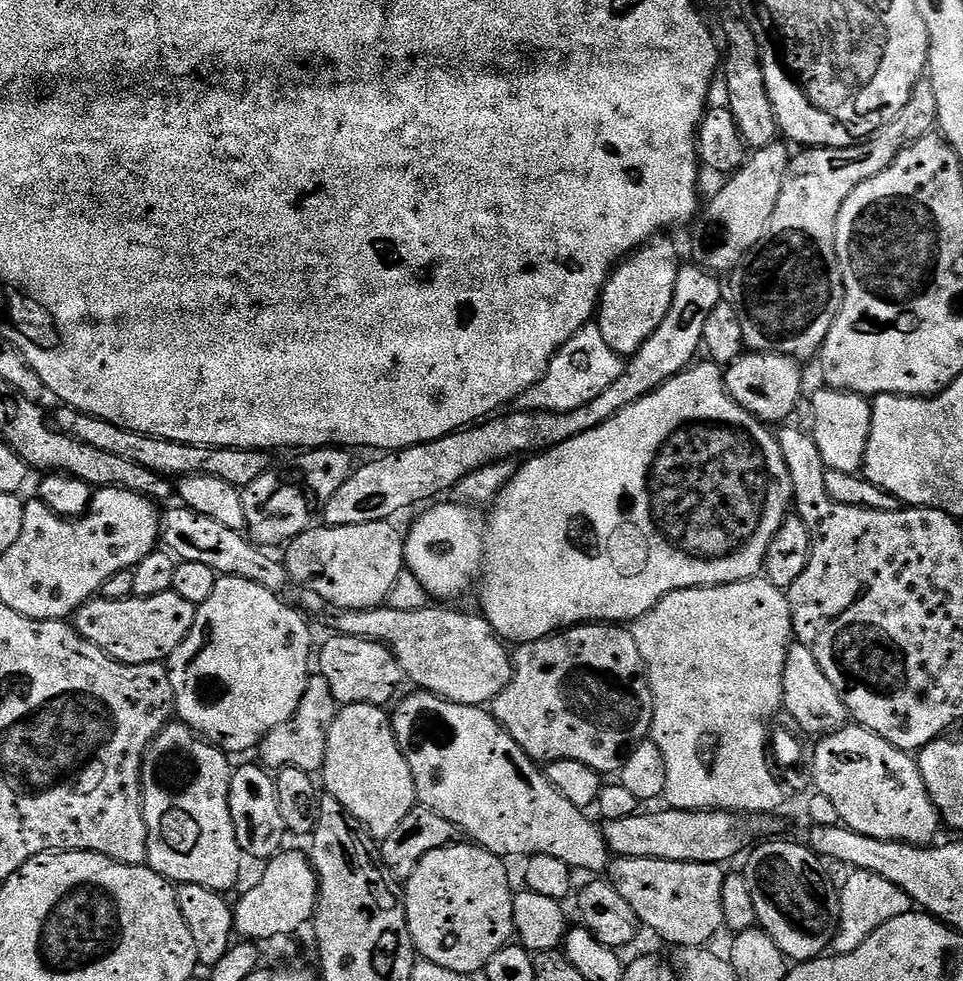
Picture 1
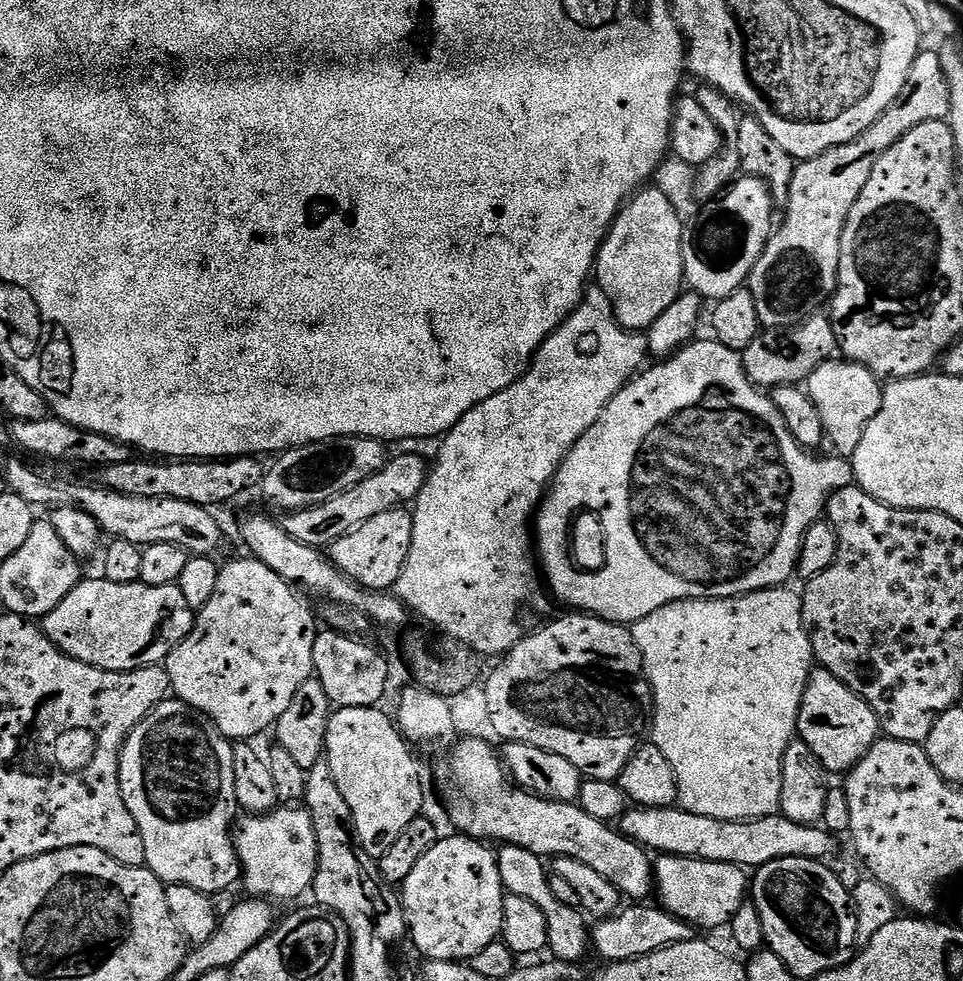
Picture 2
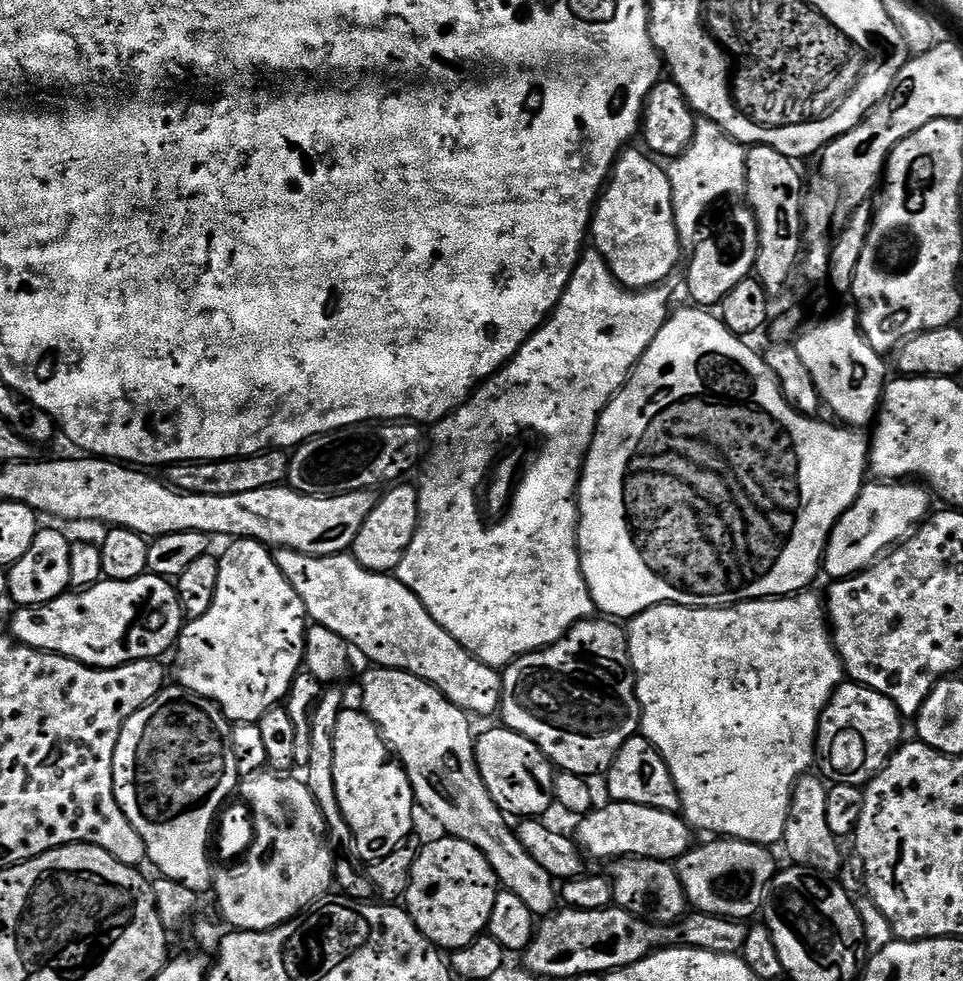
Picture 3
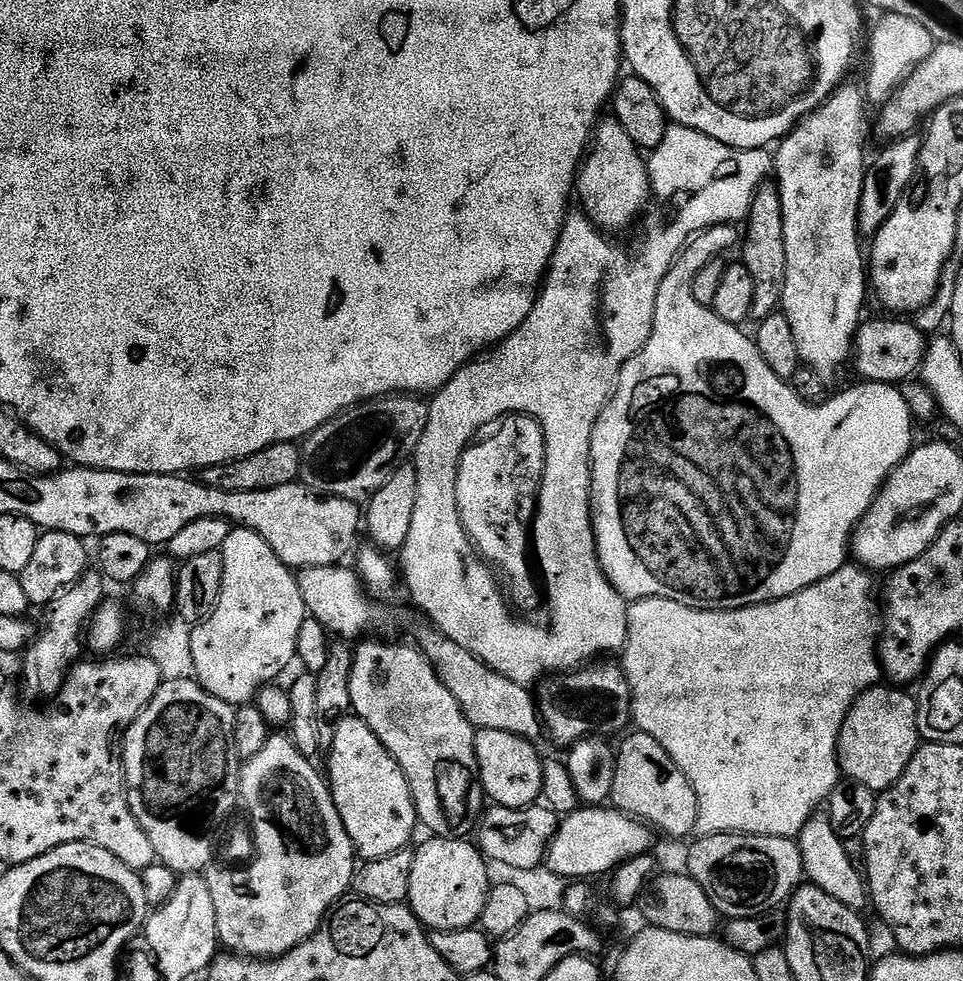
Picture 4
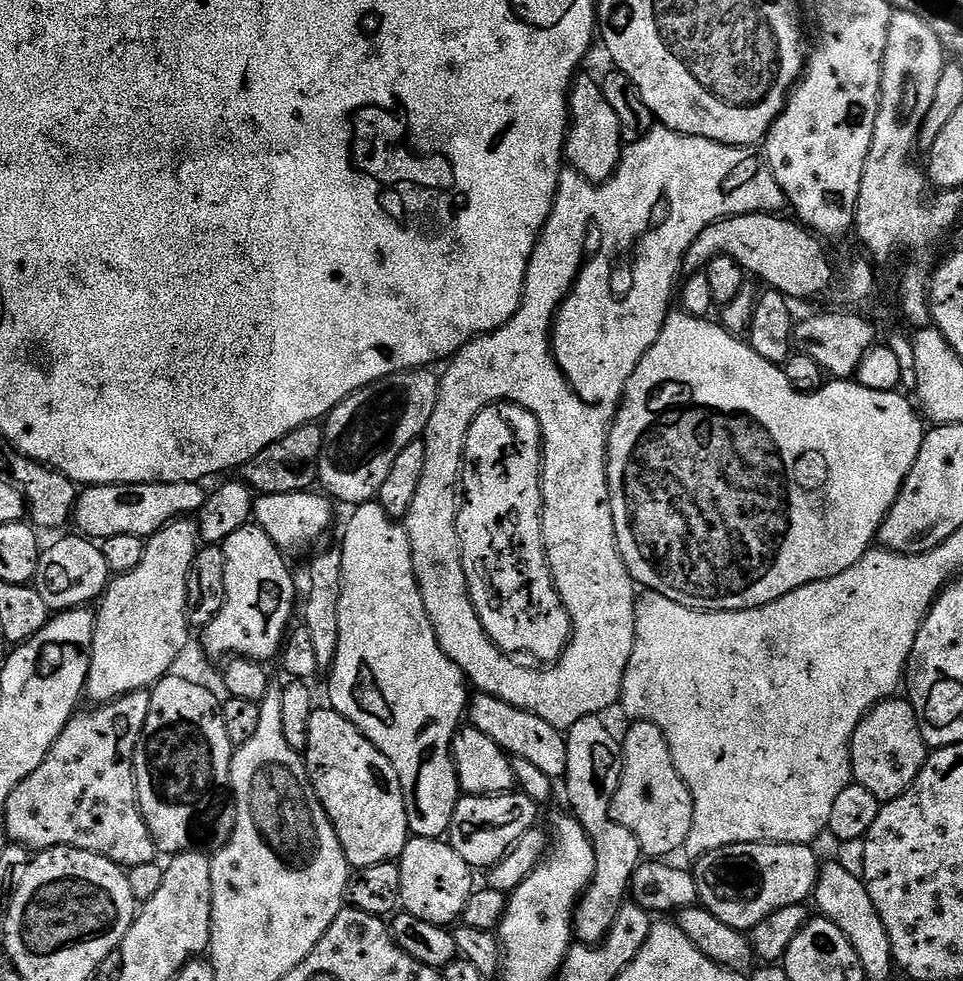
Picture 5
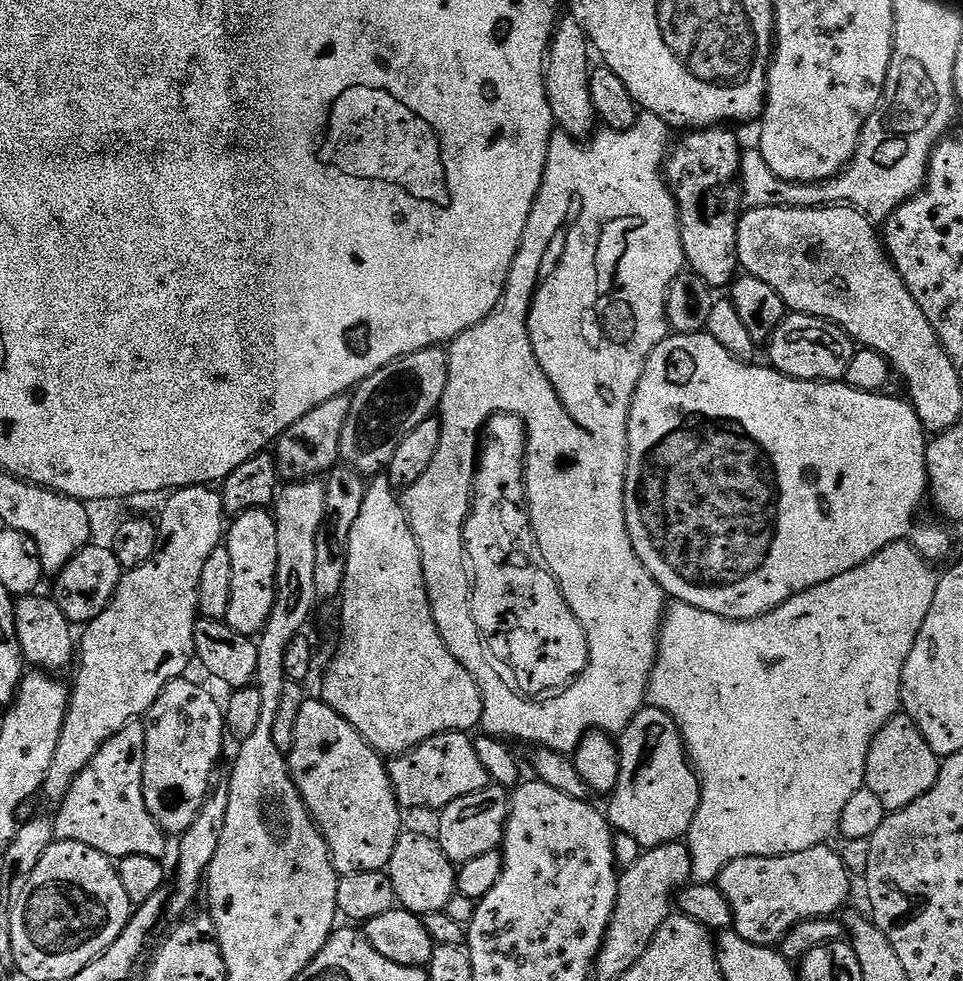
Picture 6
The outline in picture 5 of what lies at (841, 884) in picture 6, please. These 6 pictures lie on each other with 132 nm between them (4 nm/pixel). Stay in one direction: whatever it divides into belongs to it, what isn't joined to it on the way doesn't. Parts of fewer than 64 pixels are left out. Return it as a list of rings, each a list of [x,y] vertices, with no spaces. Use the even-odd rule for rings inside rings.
[[[727,844],[718,850],[710,850],[695,861],[694,875],[698,882],[699,903],[710,914],[714,914],[714,918],[726,922],[726,926],[750,930],[774,910],[805,903],[815,893],[822,864],[816,861],[814,849],[807,844]]]

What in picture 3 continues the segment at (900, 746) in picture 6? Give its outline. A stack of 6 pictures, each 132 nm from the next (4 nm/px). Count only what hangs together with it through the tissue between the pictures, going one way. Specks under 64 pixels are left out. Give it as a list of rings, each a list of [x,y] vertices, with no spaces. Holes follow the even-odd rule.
[[[855,682],[841,684],[822,710],[820,725],[816,731],[816,754],[818,764],[824,767],[823,775],[832,784],[867,785],[868,781],[873,780],[883,770],[888,759],[896,753],[905,739],[904,724],[906,724],[905,717],[901,716],[894,702],[878,694],[878,690],[870,690],[865,684]]]

